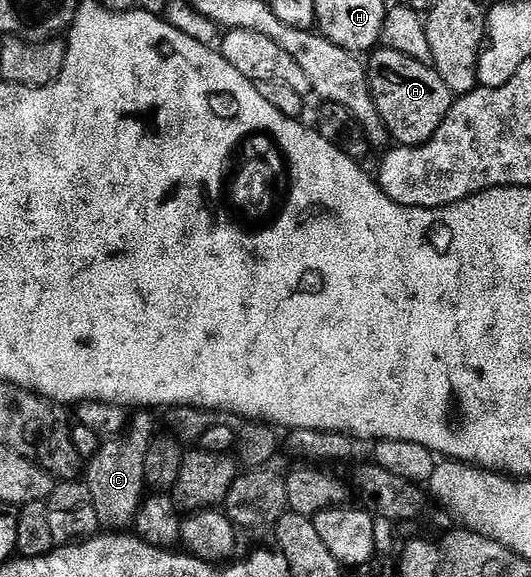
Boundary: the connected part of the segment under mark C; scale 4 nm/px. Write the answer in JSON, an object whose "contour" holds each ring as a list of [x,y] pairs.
{"contour":[[[152,411],[134,413],[127,436],[106,441],[94,458],[88,459],[83,482],[88,486],[100,525],[109,532],[125,532],[137,521],[137,512],[147,494],[143,460],[155,437]]]}

